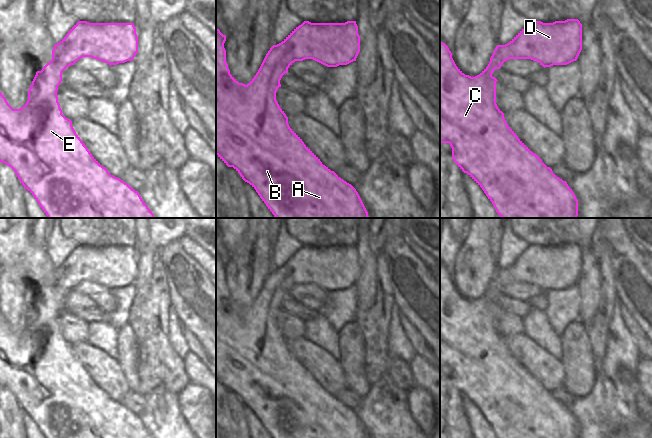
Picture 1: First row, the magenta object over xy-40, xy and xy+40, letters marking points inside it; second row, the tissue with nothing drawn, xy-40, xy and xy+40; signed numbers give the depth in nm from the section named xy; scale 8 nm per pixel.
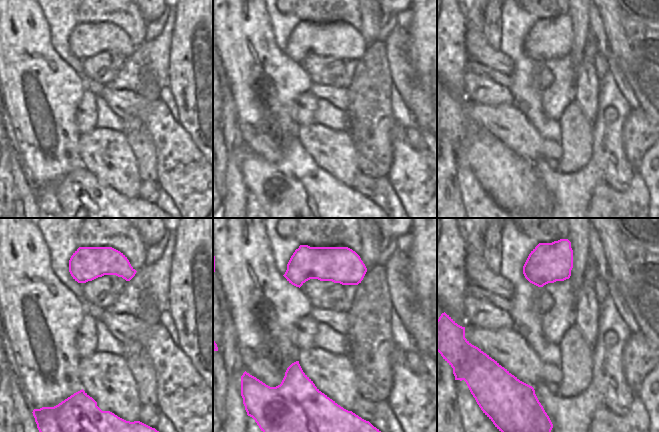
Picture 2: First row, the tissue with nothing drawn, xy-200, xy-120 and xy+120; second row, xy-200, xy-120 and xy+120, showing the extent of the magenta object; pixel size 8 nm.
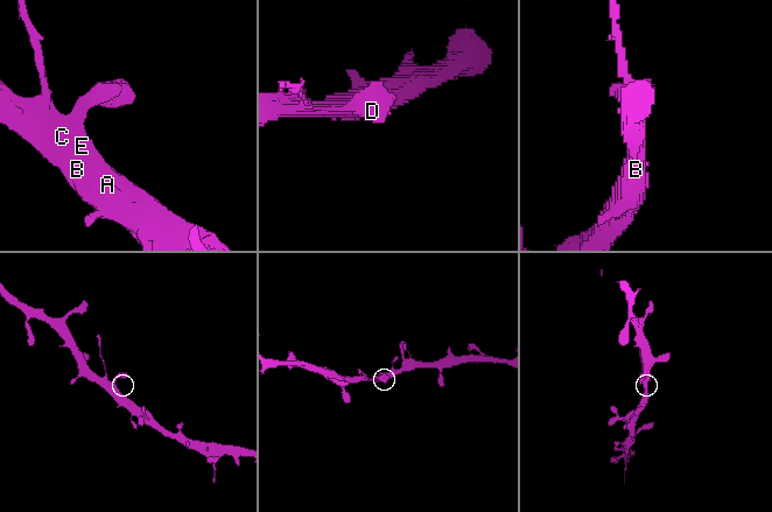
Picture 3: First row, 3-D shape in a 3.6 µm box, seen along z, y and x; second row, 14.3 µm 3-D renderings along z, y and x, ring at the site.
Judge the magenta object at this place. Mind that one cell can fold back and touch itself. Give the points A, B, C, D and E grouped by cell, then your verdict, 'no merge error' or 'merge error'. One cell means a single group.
A B C D E; no merge error

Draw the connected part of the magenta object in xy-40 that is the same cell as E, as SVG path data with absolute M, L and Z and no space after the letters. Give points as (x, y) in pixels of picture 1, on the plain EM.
M78 245L52 274L52 284L37 295L28 314L26 328L13 333L0 316L0 386L11 391L24 413L36 423L46 438L153 438L138 415L111 399L90 377L76 358L72 345L62 338L58 326L58 310L62 296L83 281L91 281L117 289L132 285L138 276L138 260L134 247L89 247Z

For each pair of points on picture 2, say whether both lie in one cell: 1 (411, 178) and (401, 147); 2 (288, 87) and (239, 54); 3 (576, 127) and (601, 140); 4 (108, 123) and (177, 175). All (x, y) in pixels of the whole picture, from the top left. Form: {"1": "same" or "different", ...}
{"1": "same", "2": "same", "3": "different", "4": "different"}

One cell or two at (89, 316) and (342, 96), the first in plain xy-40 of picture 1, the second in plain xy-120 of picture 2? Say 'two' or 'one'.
one

